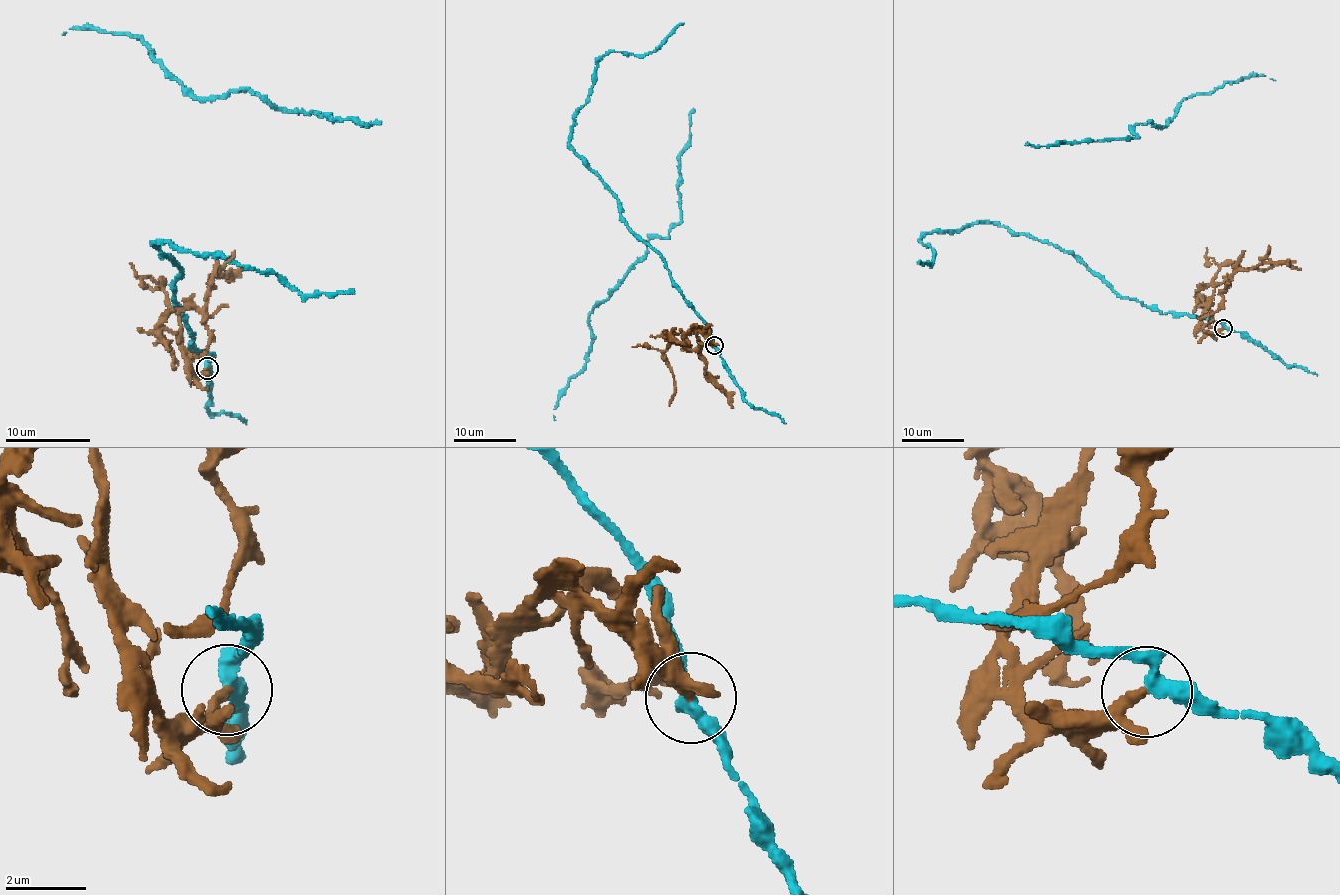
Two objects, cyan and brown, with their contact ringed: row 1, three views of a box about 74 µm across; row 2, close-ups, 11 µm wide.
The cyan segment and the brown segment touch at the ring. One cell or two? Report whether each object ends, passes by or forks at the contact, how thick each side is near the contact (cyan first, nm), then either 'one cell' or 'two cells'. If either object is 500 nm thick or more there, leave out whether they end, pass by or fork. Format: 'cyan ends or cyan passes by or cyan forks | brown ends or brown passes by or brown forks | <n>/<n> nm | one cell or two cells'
cyan passes by | brown passes by | 300/190 nm | two cells

